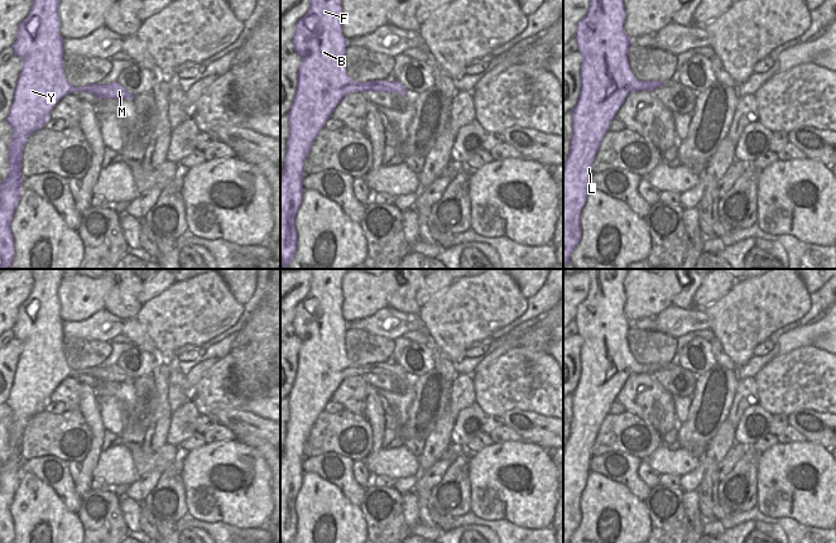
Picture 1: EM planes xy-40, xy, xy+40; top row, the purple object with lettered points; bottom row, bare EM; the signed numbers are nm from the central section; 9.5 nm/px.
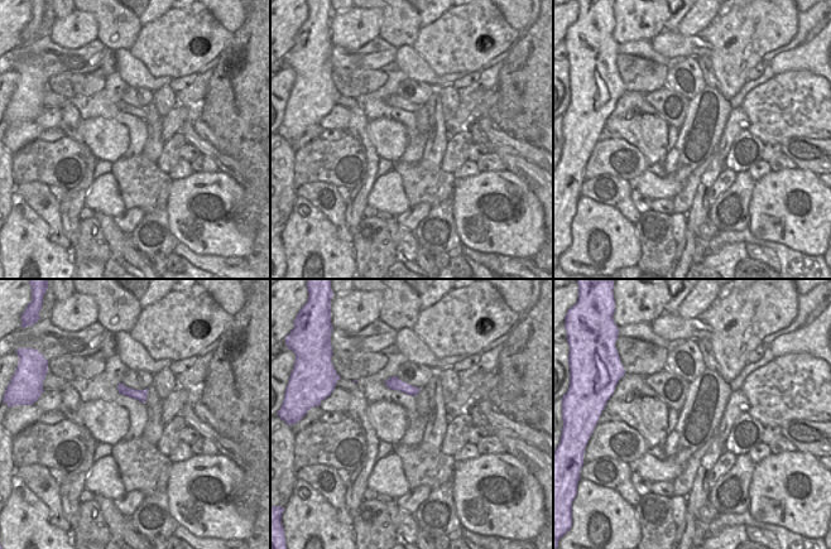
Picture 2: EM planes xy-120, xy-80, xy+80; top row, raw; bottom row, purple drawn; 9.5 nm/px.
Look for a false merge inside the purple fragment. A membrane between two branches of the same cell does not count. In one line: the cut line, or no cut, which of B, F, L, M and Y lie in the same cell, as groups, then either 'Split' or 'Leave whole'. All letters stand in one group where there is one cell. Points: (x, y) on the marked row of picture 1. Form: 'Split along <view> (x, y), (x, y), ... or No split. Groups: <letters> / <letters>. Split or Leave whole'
No split. Groups: B F L M Y. Leave whole

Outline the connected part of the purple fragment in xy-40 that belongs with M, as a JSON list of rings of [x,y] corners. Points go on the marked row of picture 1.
[[[33,0],[28,16],[18,25],[16,39],[11,48],[15,56],[23,59],[23,68],[18,76],[13,102],[5,119],[13,130],[9,143],[9,173],[0,183],[0,269],[8,269],[14,258],[14,239],[11,220],[21,196],[21,155],[28,138],[37,130],[43,129],[49,120],[52,109],[58,101],[72,92],[91,92],[99,98],[126,98],[134,96],[117,82],[106,85],[90,83],[87,86],[71,86],[63,73],[63,38],[59,34],[58,5],[61,0]]]

